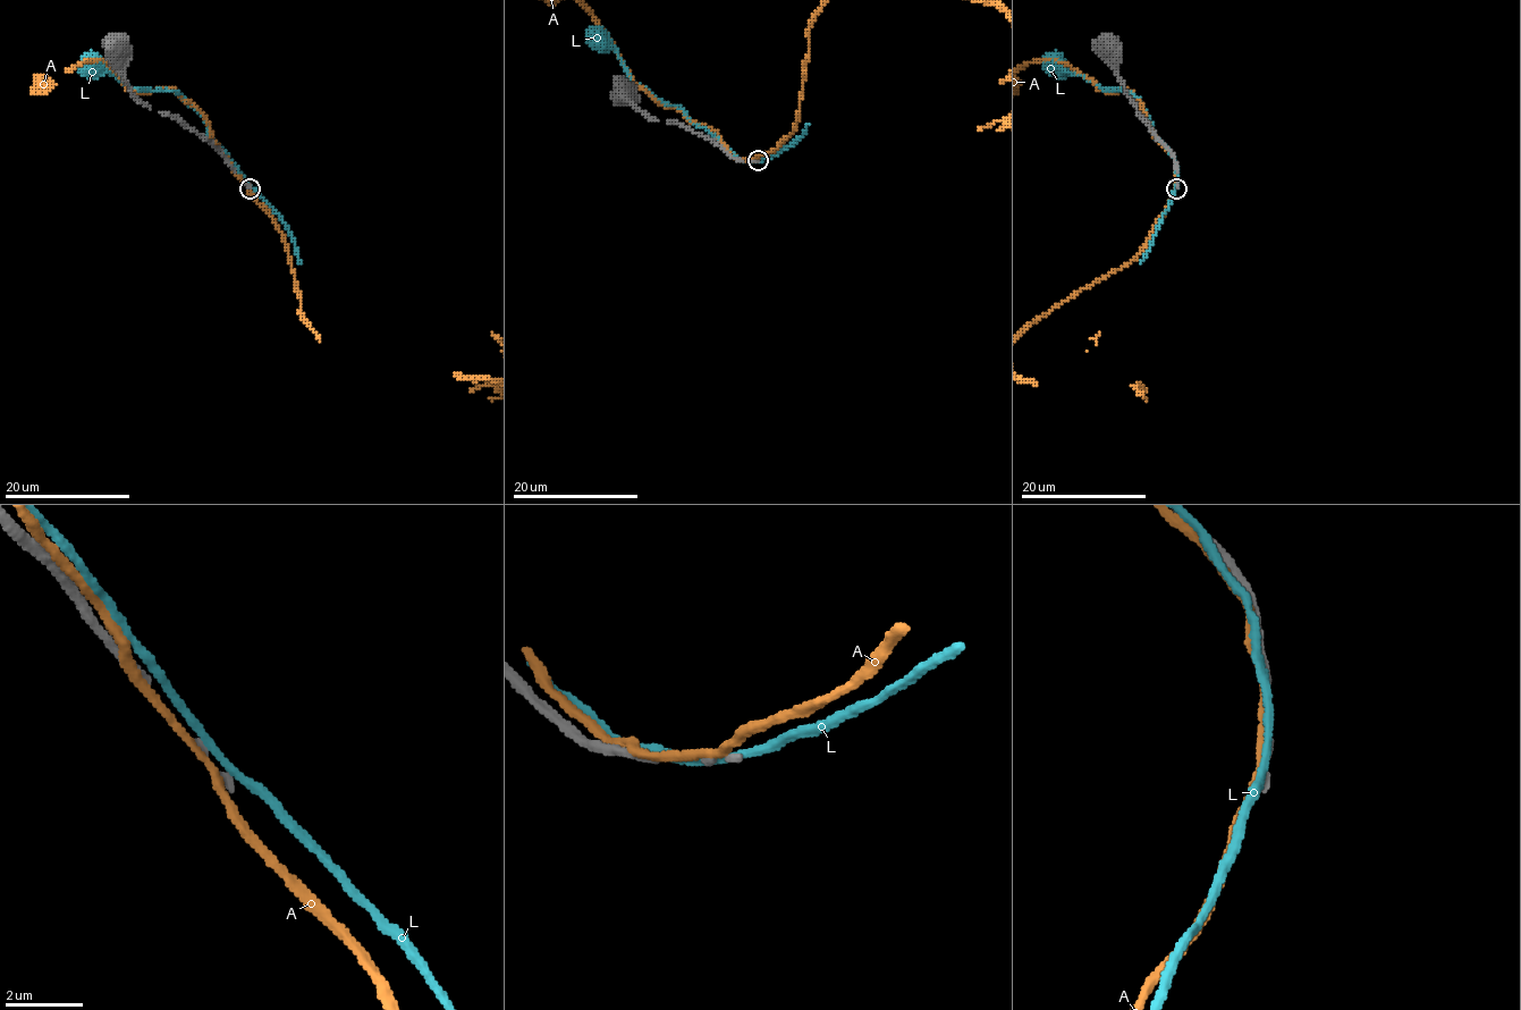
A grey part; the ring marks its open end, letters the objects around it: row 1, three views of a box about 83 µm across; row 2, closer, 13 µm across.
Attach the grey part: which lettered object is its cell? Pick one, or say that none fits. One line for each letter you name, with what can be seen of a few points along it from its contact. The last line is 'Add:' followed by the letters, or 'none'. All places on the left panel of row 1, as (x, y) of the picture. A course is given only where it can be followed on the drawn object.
Add: none

